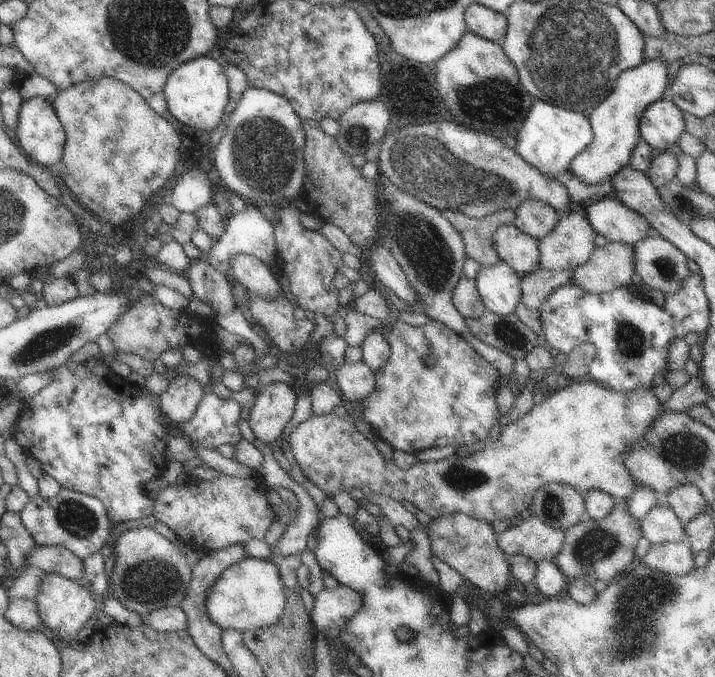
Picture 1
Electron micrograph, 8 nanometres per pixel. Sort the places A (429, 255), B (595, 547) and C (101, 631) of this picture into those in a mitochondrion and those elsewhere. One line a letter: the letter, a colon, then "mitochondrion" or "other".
A: mitochondrion
B: mitochondrion
C: other

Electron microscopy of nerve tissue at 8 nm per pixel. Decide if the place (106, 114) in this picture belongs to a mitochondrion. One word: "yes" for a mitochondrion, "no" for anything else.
no

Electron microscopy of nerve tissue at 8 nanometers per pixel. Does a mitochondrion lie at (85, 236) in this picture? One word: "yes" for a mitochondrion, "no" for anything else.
no

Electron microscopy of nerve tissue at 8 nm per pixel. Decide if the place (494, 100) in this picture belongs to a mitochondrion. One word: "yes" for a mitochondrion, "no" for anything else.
yes

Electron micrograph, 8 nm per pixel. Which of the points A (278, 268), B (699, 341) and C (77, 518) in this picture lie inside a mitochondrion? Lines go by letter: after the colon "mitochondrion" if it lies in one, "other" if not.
A: other
B: other
C: mitochondrion

